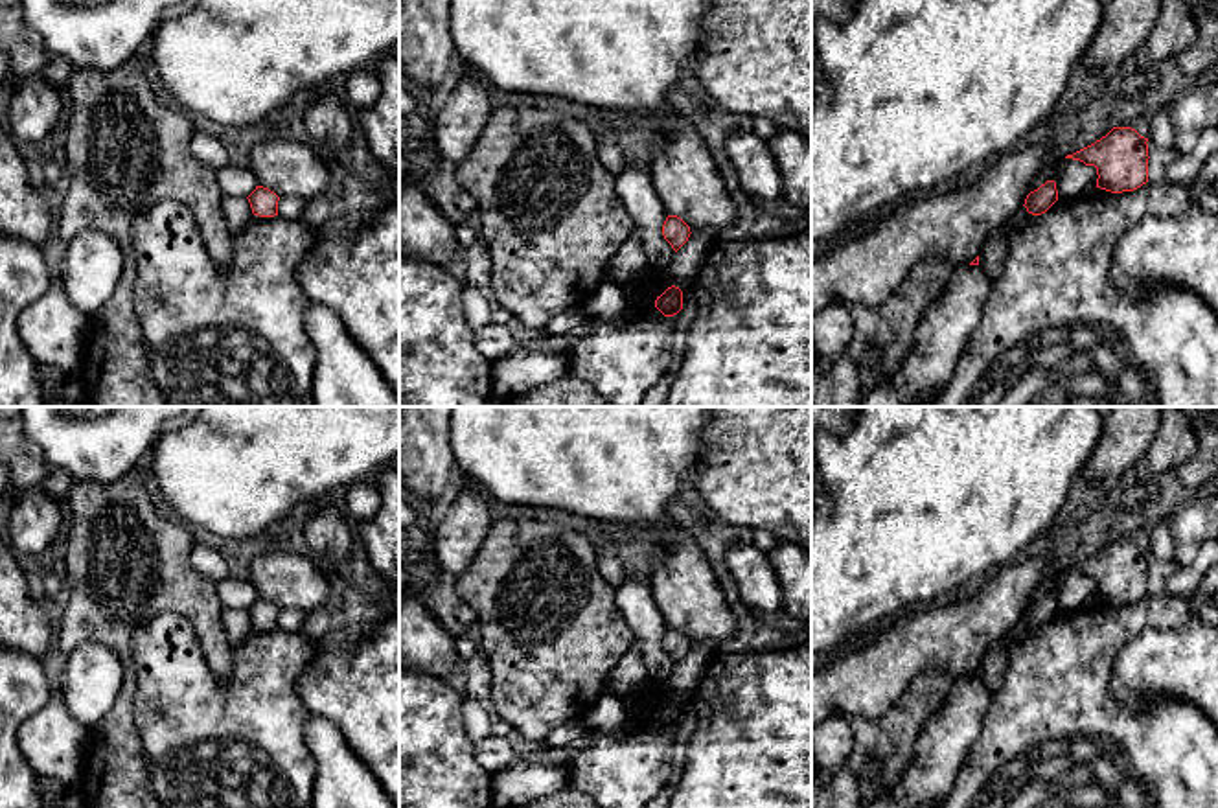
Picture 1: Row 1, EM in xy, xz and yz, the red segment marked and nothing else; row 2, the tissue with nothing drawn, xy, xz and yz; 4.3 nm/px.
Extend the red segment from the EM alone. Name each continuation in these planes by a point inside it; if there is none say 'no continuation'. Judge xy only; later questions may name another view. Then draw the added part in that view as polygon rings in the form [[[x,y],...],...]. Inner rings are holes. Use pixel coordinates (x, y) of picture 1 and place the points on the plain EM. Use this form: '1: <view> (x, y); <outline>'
no continuation

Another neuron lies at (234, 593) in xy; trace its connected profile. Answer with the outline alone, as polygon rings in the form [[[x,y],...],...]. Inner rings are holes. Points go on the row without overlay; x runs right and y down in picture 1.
[[[228,574],[217,582],[215,587],[223,609],[248,609],[258,598],[258,593],[248,578],[234,578]]]

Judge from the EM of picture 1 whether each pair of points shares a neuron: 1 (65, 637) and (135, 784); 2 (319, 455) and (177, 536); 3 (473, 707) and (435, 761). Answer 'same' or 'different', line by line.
1: same
2: different
3: different

